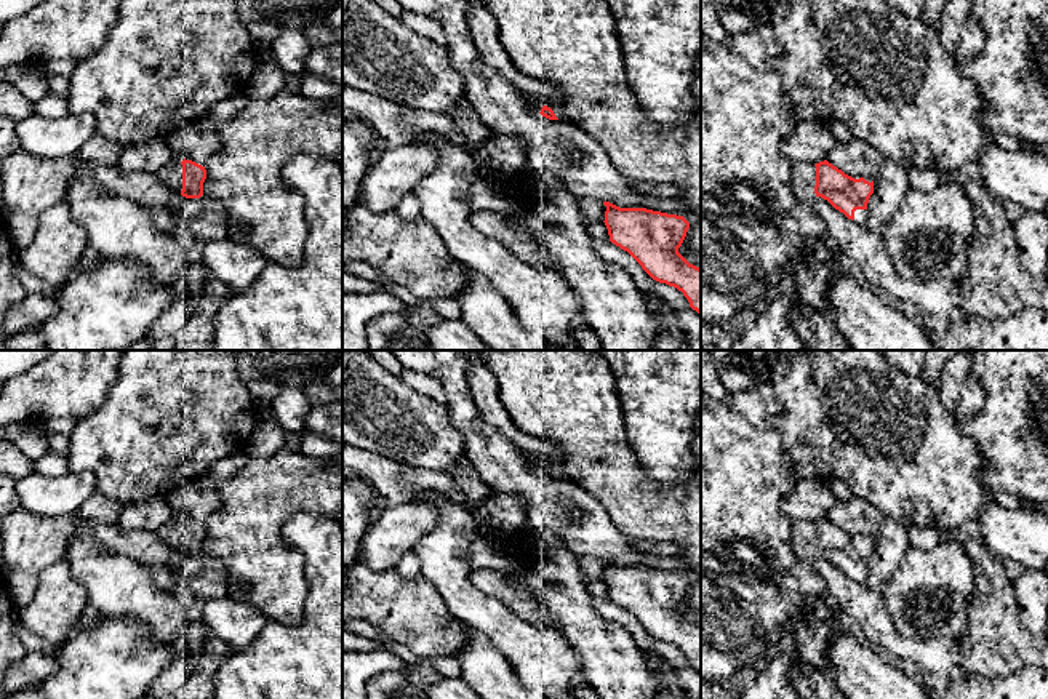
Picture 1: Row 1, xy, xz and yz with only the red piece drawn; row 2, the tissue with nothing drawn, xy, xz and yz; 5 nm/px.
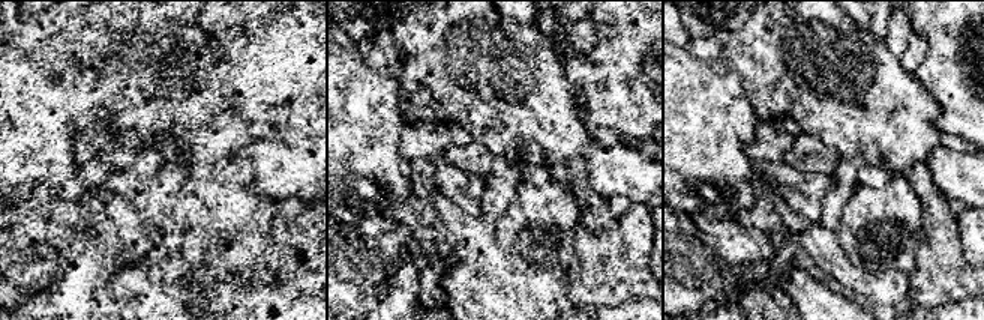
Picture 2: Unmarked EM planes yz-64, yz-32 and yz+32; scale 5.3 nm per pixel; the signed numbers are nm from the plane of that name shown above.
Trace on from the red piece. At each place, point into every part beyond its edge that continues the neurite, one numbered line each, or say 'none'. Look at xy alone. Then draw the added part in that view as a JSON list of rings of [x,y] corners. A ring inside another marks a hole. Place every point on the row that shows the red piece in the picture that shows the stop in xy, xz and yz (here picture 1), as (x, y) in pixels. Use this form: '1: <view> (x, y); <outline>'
1: xy (170, 176); [[[173,162],[157,173],[160,182],[173,192],[181,194],[182,190],[182,165],[181,162]]]

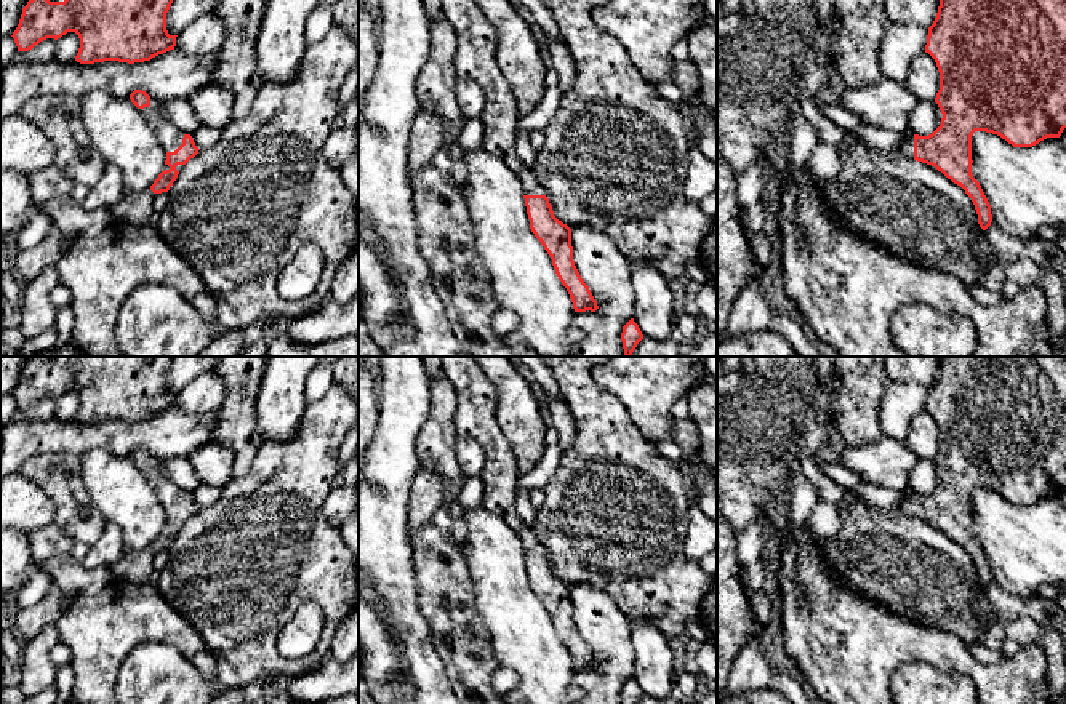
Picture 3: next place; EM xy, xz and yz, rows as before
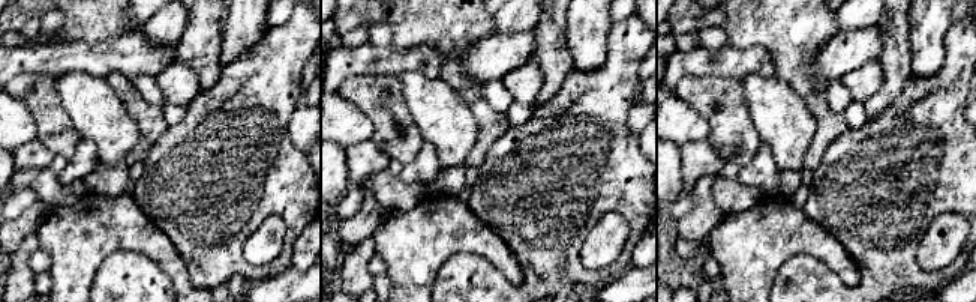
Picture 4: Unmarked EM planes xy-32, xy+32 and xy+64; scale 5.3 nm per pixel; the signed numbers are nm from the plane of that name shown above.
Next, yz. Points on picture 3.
1: yz (906, 148); [[[906,130],[906,133],[908,133],[908,138],[903,141],[898,150],[904,157],[914,158],[914,133],[911,130]]]

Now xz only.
1: xz (476, 39); [[[442,0],[442,14],[456,34],[455,67],[458,77],[475,82],[485,93],[485,107],[480,120],[485,126],[482,147],[498,155],[520,179],[523,195],[546,195],[533,168],[527,166],[515,154],[517,123],[520,114],[511,85],[501,74],[496,61],[498,35],[474,0]]]

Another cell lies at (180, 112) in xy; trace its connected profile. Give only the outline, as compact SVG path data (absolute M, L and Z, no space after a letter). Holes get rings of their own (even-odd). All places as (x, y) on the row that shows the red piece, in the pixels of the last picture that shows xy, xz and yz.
M168 99L162 102L163 115L186 134L194 134L197 120L187 99Z

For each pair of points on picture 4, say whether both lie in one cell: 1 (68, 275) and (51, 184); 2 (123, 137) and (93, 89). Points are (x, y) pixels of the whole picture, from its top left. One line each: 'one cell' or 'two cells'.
1: two cells
2: one cell

